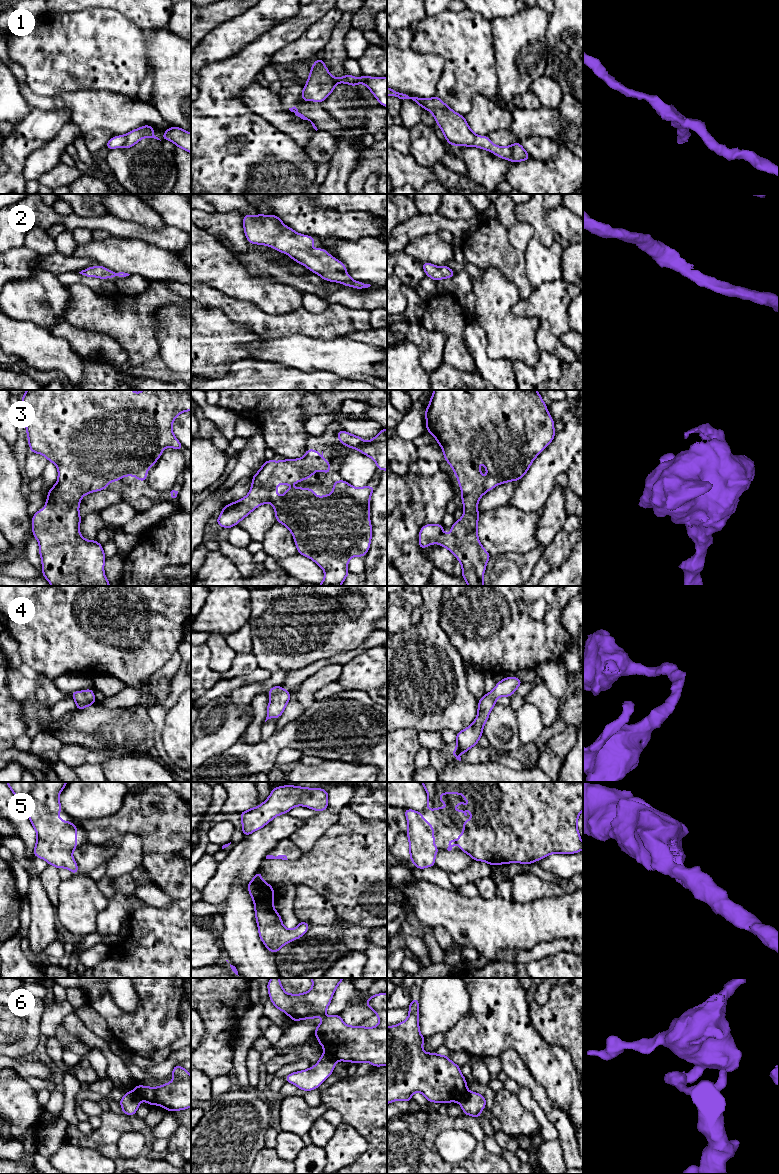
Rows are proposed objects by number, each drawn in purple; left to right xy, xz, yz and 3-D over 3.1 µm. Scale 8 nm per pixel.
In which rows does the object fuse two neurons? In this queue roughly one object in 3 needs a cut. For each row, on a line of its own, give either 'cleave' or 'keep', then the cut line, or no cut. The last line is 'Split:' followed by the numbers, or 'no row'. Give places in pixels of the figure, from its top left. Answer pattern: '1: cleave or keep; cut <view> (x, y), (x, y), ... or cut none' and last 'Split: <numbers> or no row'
1: keep; cut none
2: keep; cut none
3: keep; cut none
4: keep; cut none
5: keep; cut none
6: cleave; cut xz (324, 1052), (336, 1060)
Split: 6

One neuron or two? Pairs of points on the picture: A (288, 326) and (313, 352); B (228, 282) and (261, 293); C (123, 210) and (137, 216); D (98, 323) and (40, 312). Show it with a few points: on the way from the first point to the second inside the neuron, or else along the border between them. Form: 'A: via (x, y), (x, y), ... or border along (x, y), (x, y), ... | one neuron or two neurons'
A: border along (272, 336), (302, 333), (318, 338) | two neurons
B: via (236, 282), (253, 288) | one neuron
C: via (126, 210), (131, 210), (134, 213) | one neuron
D: border along (69, 293), (69, 305), (63, 317) | two neurons

